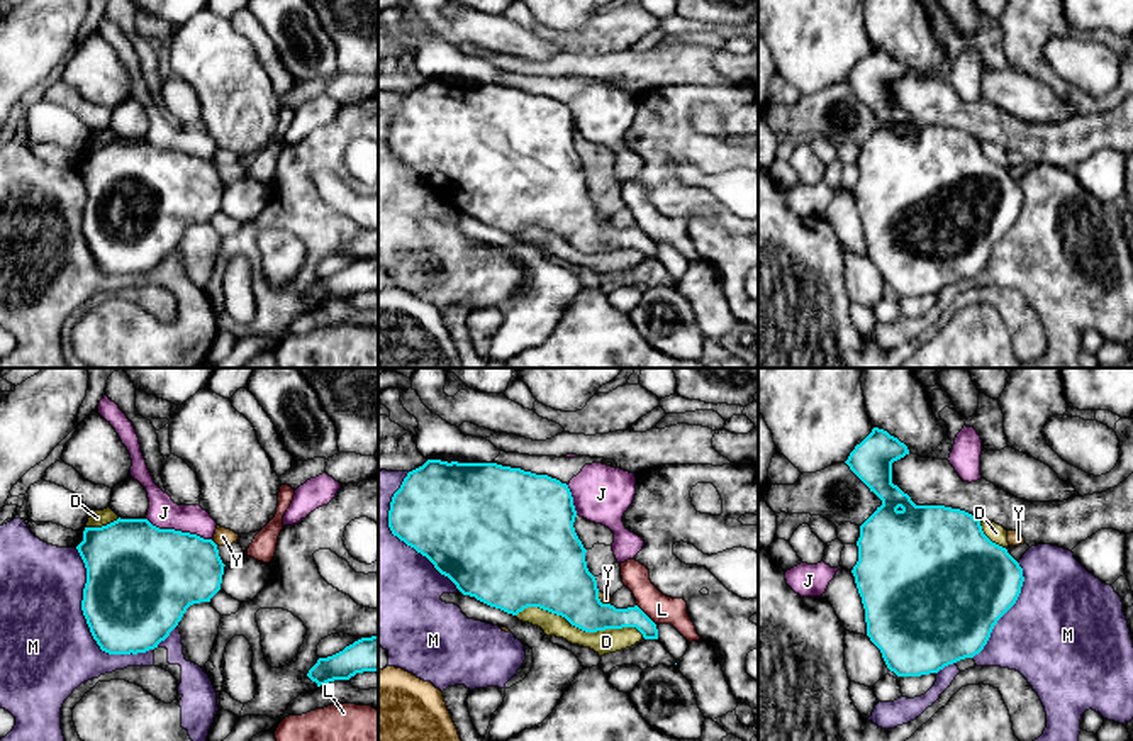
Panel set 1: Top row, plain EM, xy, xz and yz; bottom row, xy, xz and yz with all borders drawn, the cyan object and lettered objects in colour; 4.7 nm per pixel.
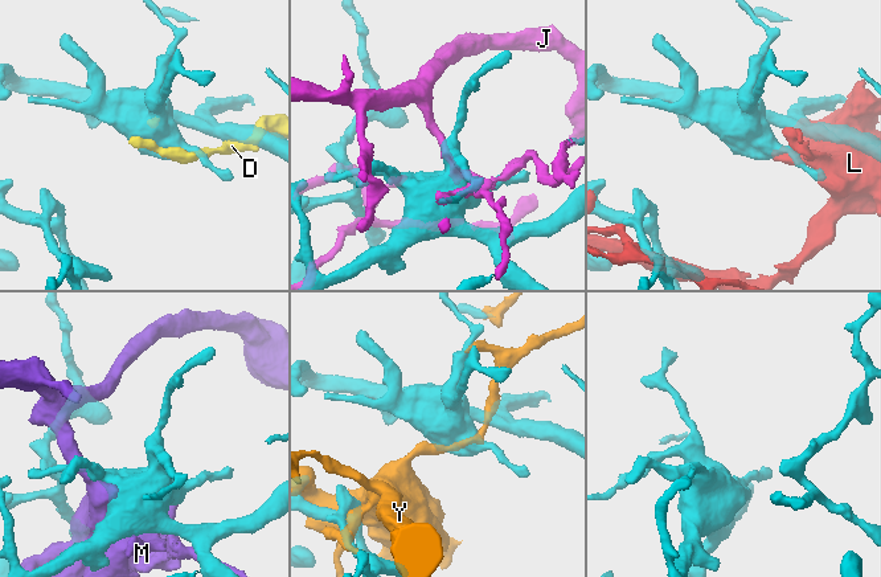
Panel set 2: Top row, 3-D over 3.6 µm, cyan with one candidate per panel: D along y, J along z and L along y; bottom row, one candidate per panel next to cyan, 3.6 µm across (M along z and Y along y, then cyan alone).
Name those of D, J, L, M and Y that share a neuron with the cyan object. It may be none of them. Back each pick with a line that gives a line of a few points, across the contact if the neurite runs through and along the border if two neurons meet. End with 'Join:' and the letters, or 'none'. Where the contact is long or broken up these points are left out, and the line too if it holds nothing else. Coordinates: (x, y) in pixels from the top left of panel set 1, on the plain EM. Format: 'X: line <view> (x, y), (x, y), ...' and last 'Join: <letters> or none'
Join: none

